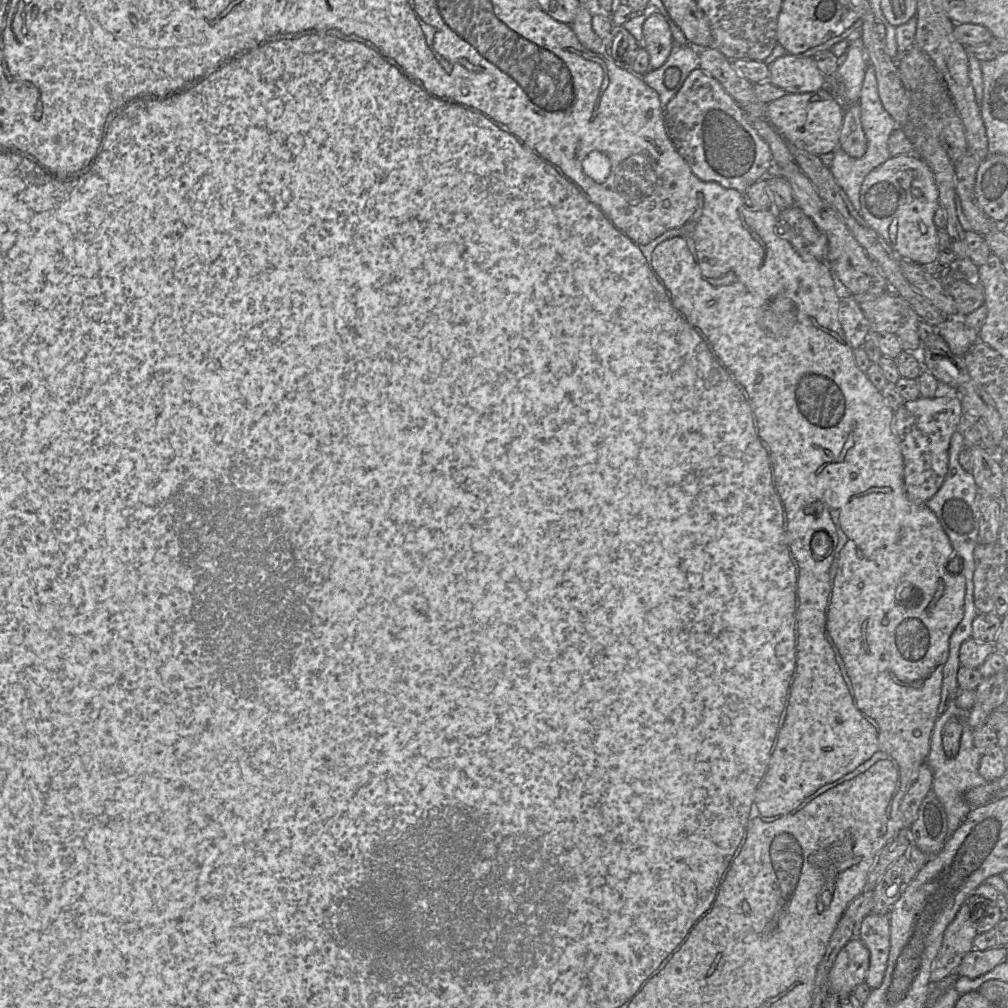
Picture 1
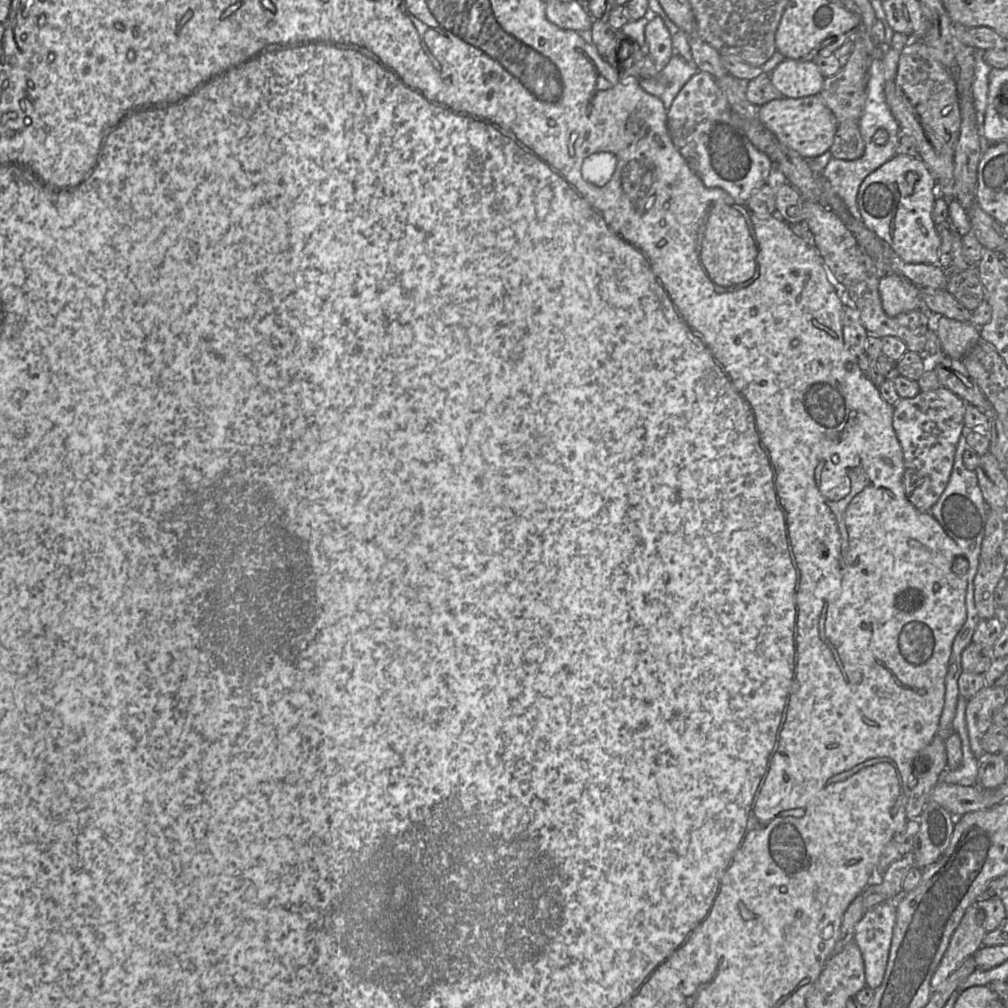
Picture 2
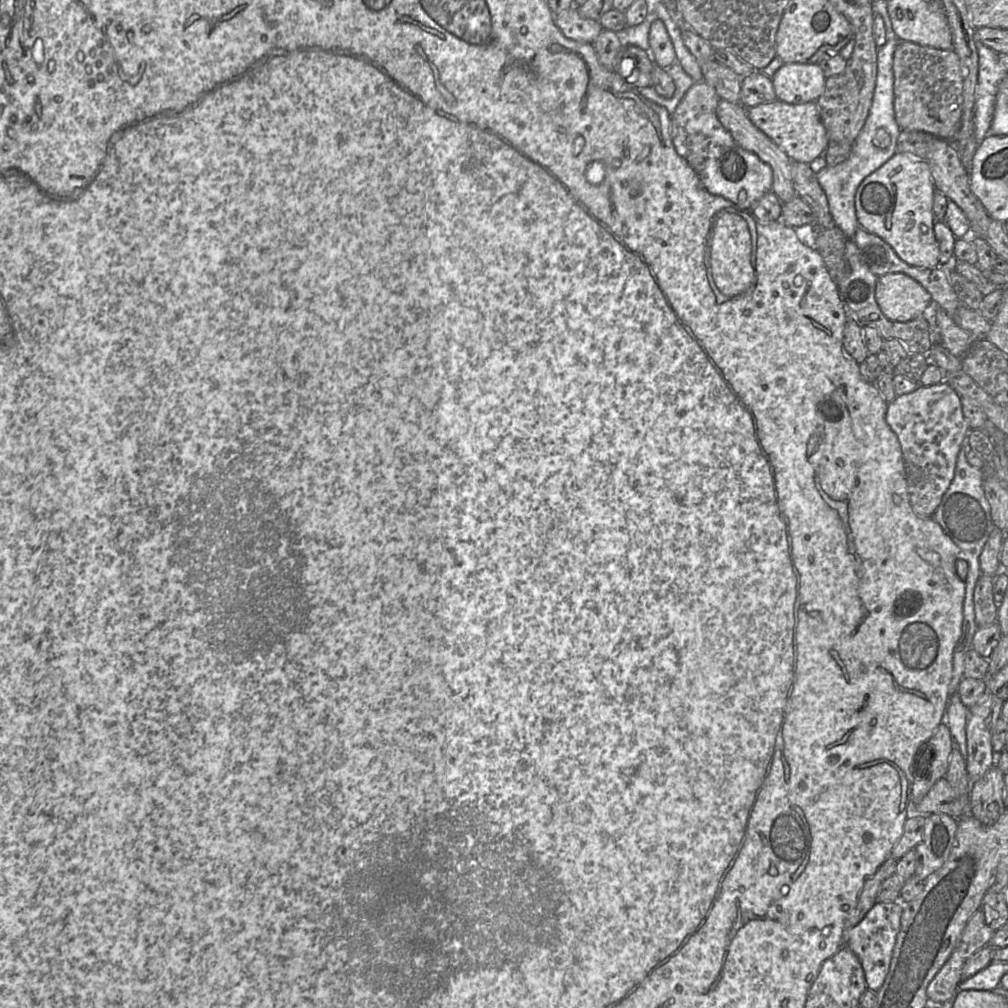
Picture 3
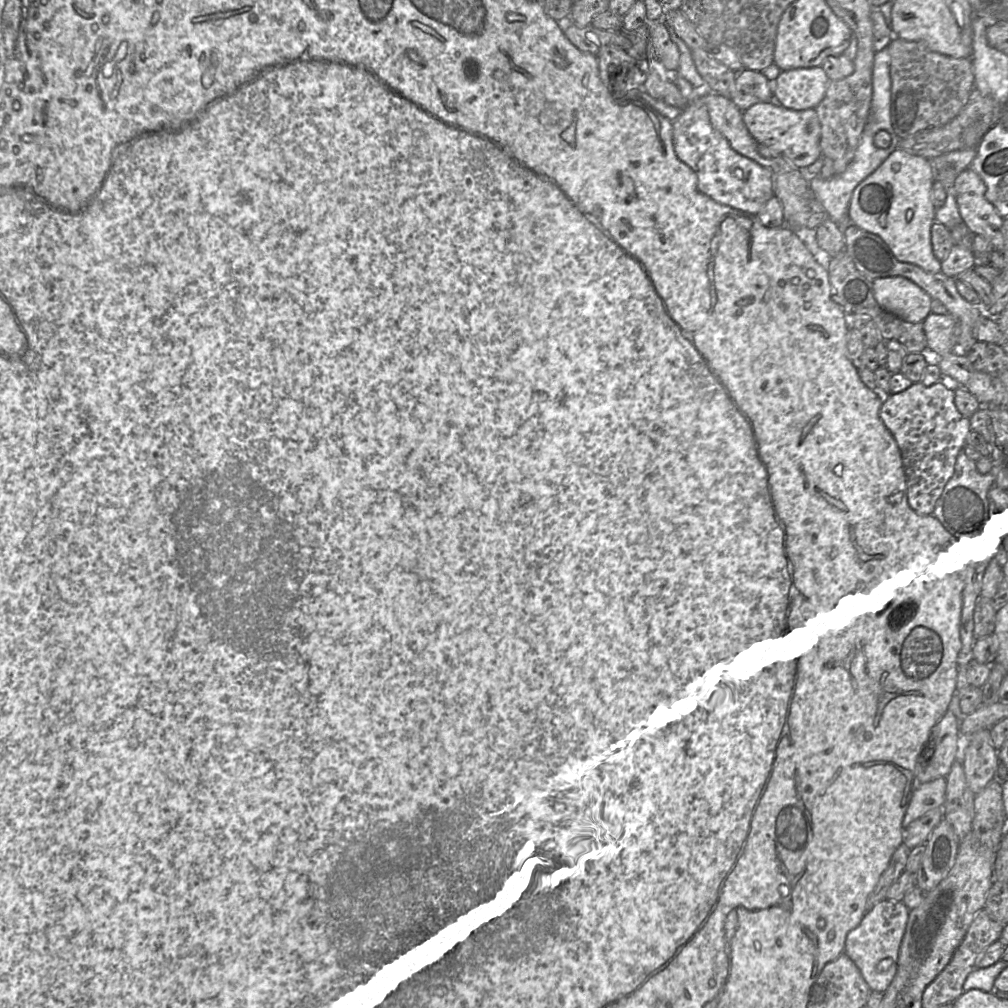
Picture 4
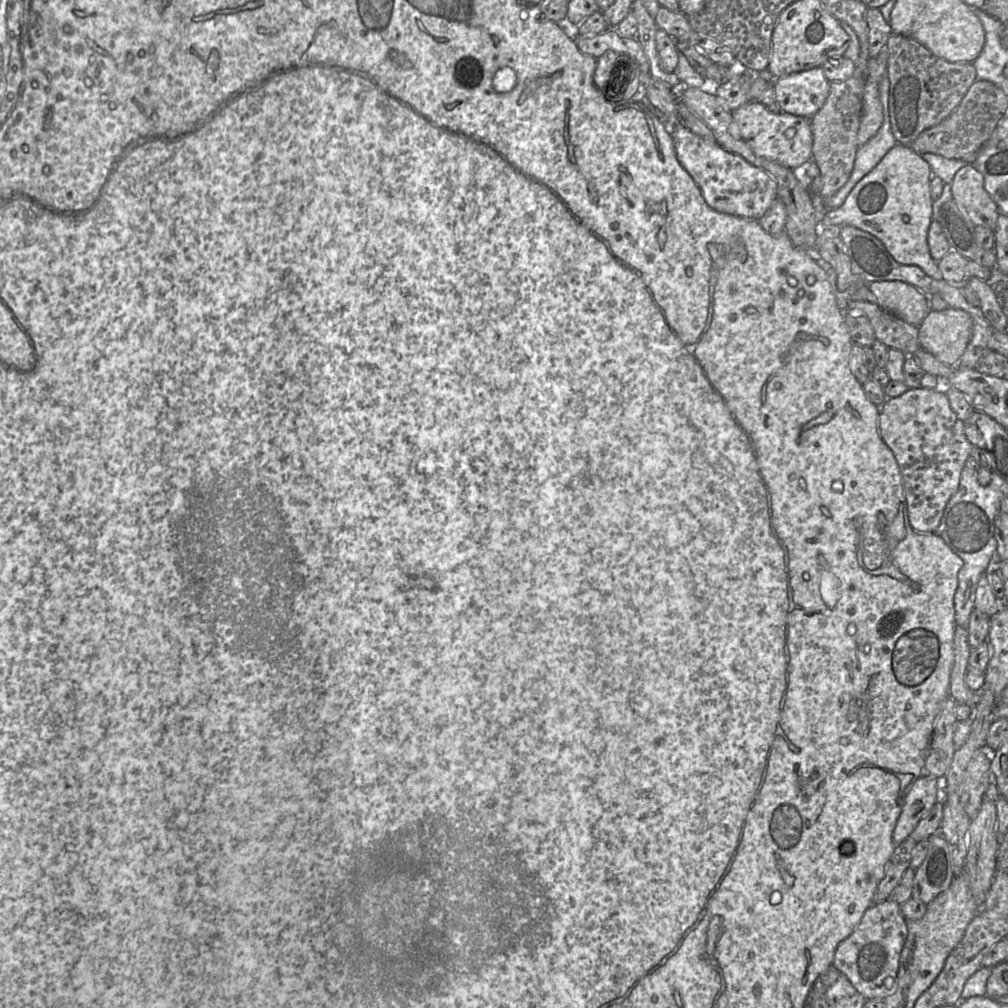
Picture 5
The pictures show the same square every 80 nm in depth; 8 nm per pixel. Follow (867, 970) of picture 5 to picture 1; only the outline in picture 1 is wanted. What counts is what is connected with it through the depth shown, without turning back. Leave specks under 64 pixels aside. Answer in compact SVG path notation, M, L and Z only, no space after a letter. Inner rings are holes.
M870 914L862 921L859 939L870 953L870 963L865 982L873 990L883 982L890 952L889 915Z

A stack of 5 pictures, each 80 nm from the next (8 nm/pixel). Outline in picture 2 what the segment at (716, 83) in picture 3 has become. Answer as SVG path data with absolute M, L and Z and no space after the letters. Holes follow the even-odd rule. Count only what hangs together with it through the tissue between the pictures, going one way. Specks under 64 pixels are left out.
M729 73L715 78L717 85L726 96L732 111L749 120L758 120L758 108L746 97L747 82Z

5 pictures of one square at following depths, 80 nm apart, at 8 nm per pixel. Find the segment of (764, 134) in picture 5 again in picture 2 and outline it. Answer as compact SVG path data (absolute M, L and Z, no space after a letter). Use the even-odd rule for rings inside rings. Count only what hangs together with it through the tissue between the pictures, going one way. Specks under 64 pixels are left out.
M820 93L802 98L782 97L772 100L758 108L758 118L782 145L796 151L806 160L813 160L829 151L839 125Z

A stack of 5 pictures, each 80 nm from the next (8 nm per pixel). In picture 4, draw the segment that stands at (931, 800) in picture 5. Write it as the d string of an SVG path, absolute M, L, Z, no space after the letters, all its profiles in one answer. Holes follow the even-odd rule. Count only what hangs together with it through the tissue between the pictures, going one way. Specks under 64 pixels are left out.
M936 778L916 785L902 820L905 829L911 822L935 808L942 808L946 800L946 779Z

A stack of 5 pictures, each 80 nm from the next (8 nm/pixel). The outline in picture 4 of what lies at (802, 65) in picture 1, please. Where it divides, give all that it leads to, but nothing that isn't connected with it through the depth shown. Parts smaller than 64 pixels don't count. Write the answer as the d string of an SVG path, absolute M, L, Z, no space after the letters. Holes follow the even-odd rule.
M822 66L795 68L780 72L772 83L774 100L785 108L816 108L825 96L829 78Z

